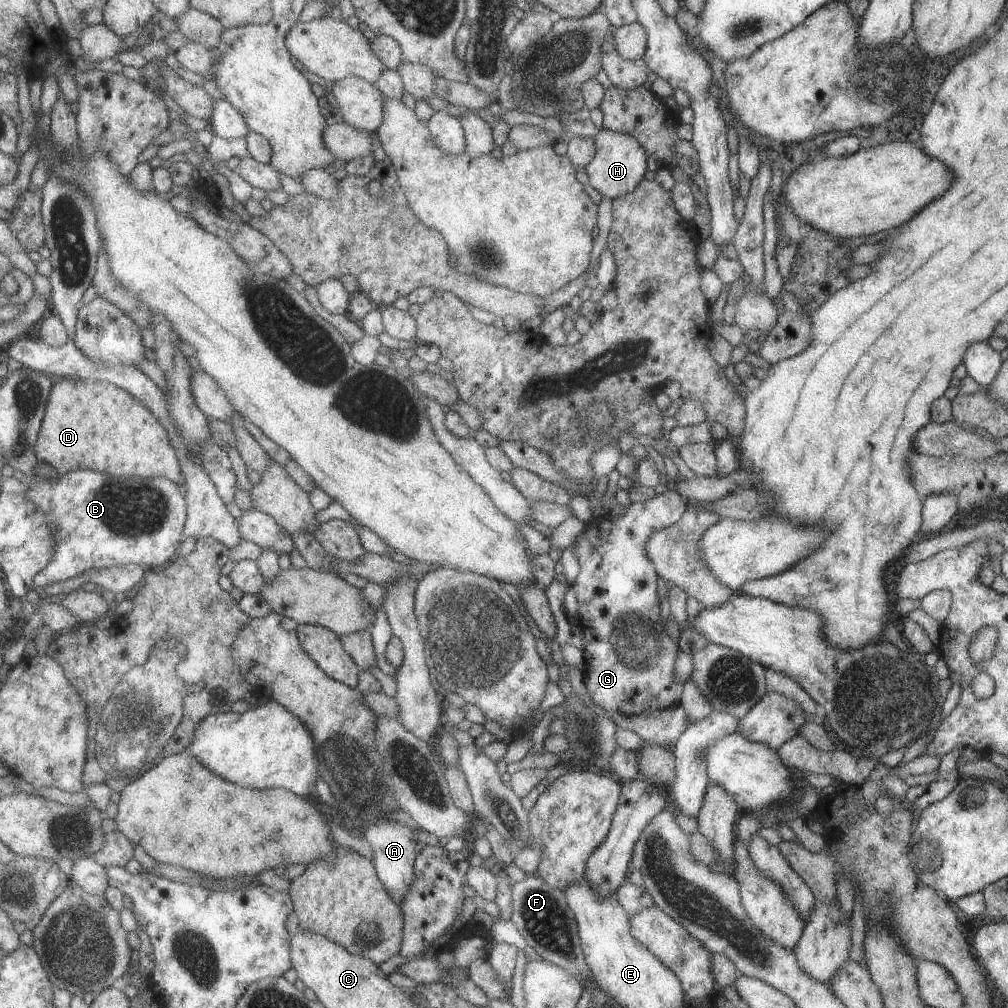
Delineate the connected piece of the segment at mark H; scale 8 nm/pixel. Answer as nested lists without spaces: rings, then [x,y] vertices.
[[[602,128],[594,140],[597,146],[596,156],[585,166],[585,172],[589,176],[590,186],[598,190],[601,196],[614,200],[632,192],[642,179],[649,177],[647,154],[636,138]]]

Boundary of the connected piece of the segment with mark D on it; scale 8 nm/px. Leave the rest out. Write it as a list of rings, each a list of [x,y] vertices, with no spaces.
[[[55,379],[34,452],[40,461],[50,464],[60,475],[75,470],[93,470],[118,478],[166,477],[178,486],[185,482],[174,447],[158,417],[126,389],[108,381]]]

